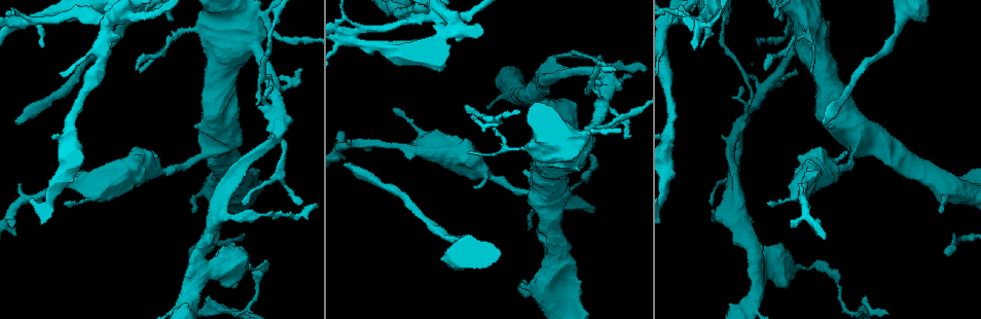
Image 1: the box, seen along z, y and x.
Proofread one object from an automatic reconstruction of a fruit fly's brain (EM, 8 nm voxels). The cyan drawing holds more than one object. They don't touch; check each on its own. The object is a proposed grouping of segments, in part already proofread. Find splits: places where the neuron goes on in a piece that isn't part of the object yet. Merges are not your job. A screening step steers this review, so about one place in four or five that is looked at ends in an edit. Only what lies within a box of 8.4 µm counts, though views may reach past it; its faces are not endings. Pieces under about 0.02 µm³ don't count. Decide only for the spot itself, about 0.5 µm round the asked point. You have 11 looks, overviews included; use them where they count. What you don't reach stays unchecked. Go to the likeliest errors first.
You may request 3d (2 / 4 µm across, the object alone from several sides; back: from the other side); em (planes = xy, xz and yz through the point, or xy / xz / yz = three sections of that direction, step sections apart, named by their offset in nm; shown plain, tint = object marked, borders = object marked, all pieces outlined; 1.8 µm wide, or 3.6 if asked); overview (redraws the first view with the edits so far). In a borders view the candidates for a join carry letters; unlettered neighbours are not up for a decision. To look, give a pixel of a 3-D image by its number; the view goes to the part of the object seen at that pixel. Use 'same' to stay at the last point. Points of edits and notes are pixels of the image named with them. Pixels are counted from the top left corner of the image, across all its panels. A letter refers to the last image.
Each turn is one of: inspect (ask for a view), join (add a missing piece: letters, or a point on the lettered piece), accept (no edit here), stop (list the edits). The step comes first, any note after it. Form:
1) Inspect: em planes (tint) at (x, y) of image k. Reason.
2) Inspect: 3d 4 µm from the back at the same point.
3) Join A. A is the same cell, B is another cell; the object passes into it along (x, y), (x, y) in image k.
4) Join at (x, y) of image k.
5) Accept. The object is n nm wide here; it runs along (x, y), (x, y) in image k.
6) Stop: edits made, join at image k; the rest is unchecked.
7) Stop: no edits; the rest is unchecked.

Inspect: em planes (borders) at (702, 47) of image 1. Free end.

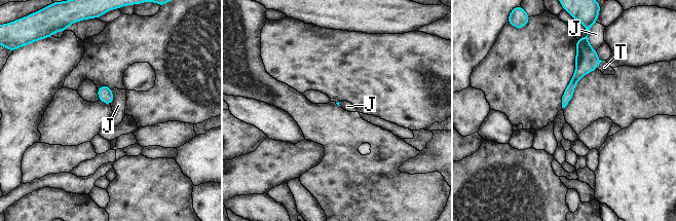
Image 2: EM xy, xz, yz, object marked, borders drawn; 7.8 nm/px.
Join T. T is the same cell, J is another cell; the object passes into it along (587, 60), (599, 64), (604, 67) in image 2; it goes on there.

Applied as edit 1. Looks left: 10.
Inspect: 3d 4 µm at (345, 164) of image 1. Long arm stops here.

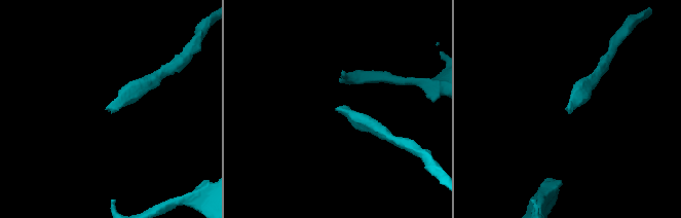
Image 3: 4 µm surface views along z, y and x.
Inspect: em xz step 16 (tint) at (336, 108) of image 3.

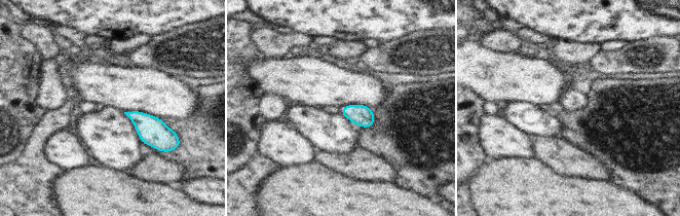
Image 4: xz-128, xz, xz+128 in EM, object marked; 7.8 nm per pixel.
Inspect: em planes (borders) at the same point. Cut it another way.

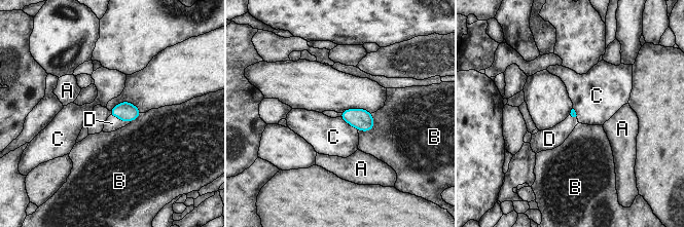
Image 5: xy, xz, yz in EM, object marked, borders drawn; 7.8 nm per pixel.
Join D. D is the same cell, A, B and C are other cells; the object passes into it along (126, 111), (119, 118), (112, 123) in image 5; the neuron continues.

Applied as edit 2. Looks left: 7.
Inspect: overview. Redraw.

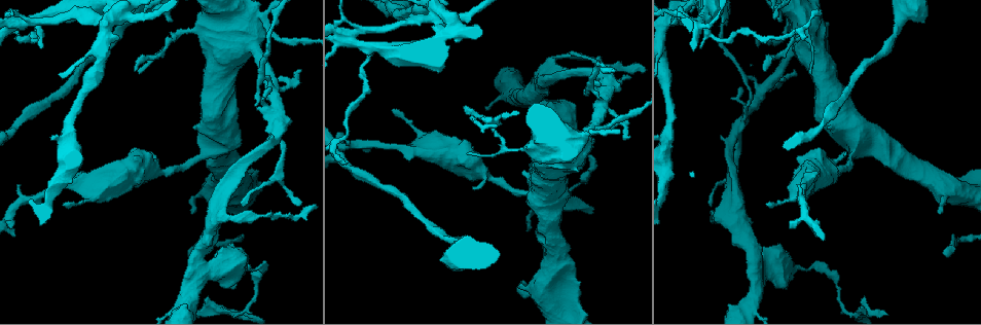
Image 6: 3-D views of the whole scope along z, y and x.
Inspect: em planes (borders) at (439, 19) of image 6. Abrupt turn.

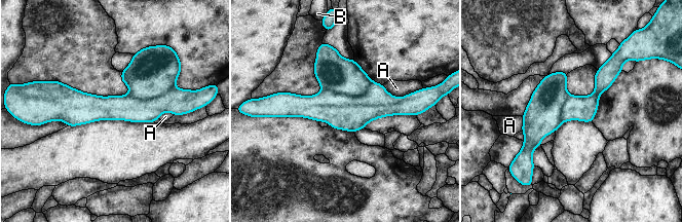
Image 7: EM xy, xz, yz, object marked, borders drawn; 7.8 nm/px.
Accept. The object is 240 nm wide here; the longest contact is with A, 280 nm; A and B are other cells; no lettered piece goes on from it.

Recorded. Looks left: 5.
Inspect: em planes (tint) at (629, 137) of image 6.

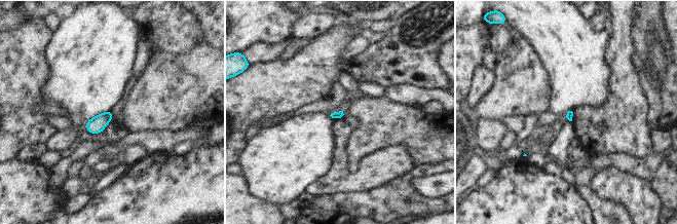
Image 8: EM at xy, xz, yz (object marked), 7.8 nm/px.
Inspect: em planes (borders) at the same point. What lies round it.

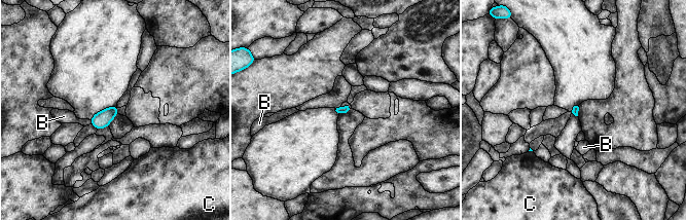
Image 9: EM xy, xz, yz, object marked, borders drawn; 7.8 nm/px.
Accept. B and C are other cells; a border runs along (89, 120), (91, 123) in image 9; none of them fits.

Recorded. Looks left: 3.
Inspect: em planes (borders) at (785, 286) of image 6. An open end.

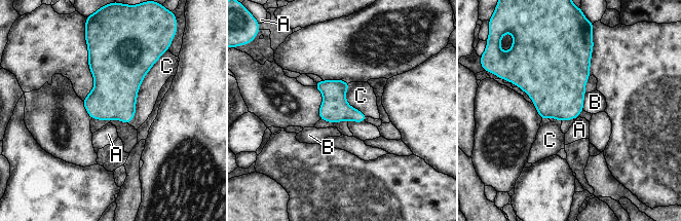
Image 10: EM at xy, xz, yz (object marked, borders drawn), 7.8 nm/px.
Accept. A, B and C are other cells; a border runs along (348, 120), (365, 121) in image 10; none of them fits.

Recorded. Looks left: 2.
Stop: edits made, join at image 2, join at image 5; the rest is unchecked.

